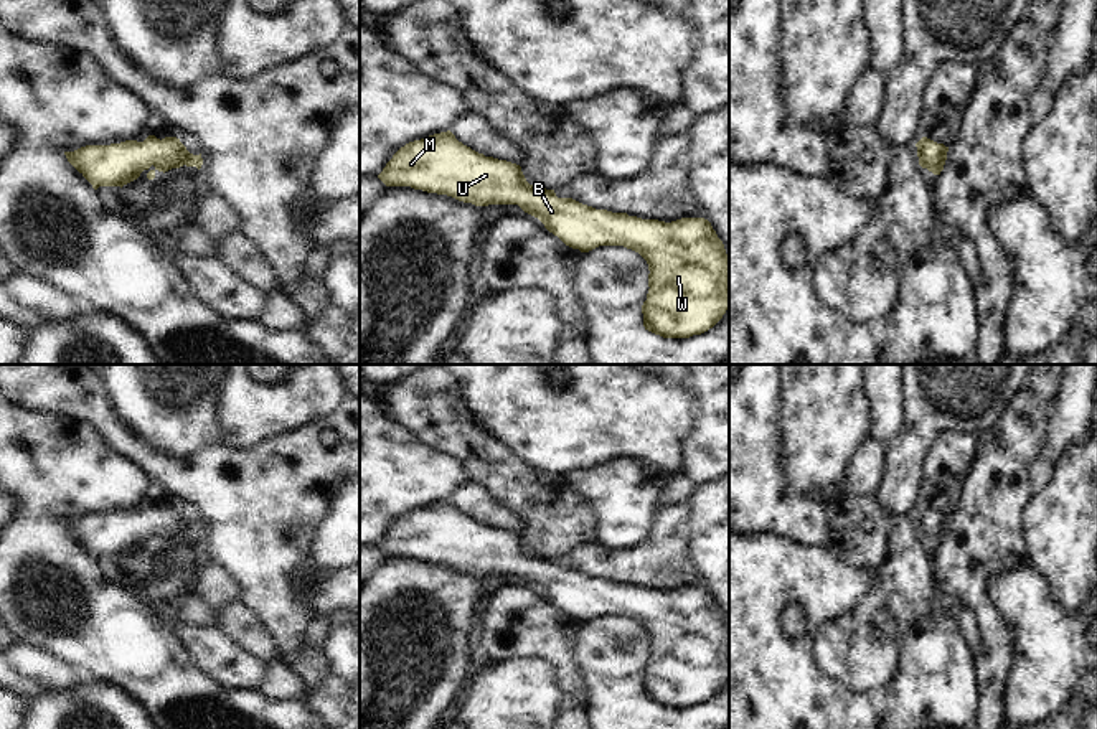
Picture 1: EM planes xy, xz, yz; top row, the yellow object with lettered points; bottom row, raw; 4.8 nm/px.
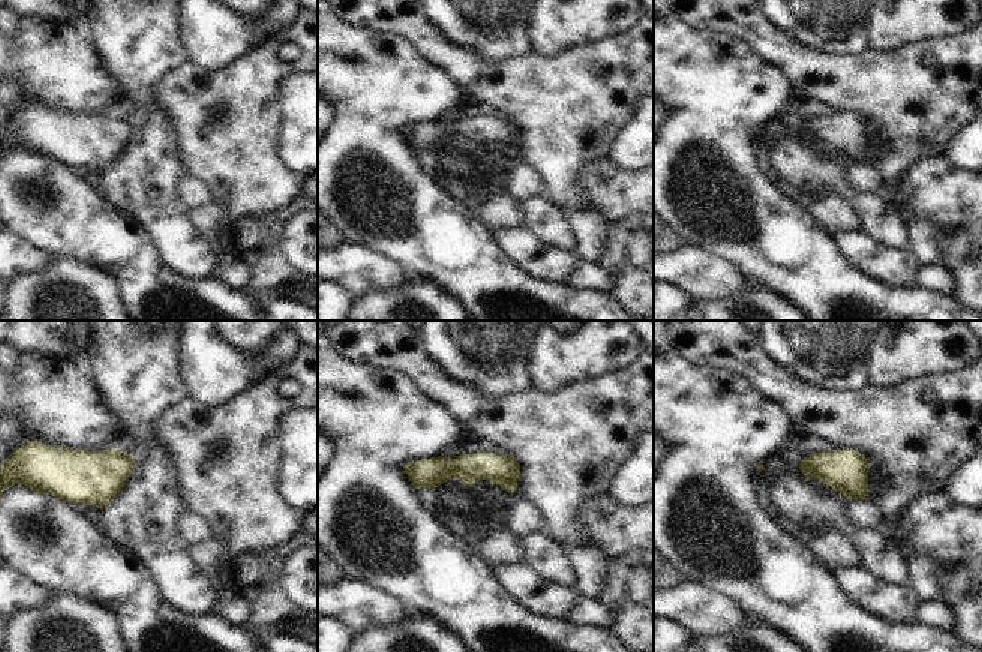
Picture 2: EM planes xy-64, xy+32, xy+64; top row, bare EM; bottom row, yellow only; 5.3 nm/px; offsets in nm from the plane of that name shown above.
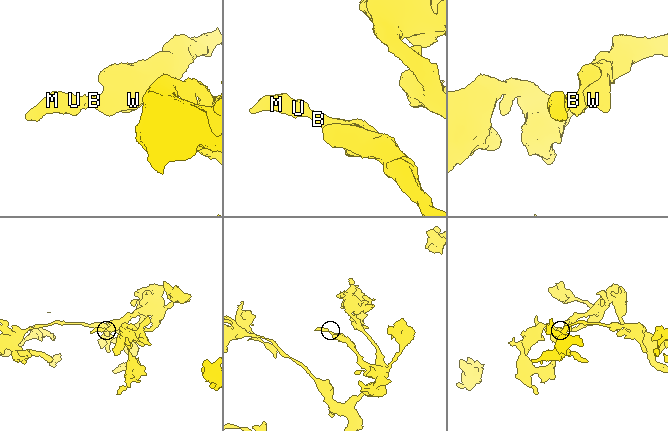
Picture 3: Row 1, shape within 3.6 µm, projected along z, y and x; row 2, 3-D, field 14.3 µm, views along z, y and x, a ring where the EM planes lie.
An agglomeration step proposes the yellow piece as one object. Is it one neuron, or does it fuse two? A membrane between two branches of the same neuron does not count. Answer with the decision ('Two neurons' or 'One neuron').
One neuron.

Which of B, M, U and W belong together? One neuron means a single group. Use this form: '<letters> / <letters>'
B M U W

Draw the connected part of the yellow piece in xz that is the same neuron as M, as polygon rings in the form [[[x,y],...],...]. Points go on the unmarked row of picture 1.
[[[447,500],[401,516],[378,548],[386,556],[411,556],[447,564],[475,576],[518,574],[538,587],[566,615],[589,622],[599,615],[624,615],[648,633],[648,663],[642,675],[645,699],[663,708],[690,708],[713,698],[729,678],[729,625],[711,592],[704,587],[681,587],[671,592],[642,589],[558,567],[554,559],[530,554],[521,536],[485,526],[464,515]]]

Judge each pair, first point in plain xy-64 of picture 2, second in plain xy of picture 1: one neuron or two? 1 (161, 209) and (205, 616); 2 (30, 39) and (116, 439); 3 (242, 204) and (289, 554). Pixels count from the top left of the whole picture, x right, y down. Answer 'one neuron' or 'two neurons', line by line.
1: two neurons
2: two neurons
3: one neuron

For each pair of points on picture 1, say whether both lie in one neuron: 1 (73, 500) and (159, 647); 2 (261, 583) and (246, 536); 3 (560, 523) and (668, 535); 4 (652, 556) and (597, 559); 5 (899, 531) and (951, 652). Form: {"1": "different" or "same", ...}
{"1": "same", "2": "same", "3": "different", "4": "same", "5": "different"}

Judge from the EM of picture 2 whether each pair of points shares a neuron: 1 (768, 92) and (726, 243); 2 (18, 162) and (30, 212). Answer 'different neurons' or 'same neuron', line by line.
1: same neuron
2: same neuron

